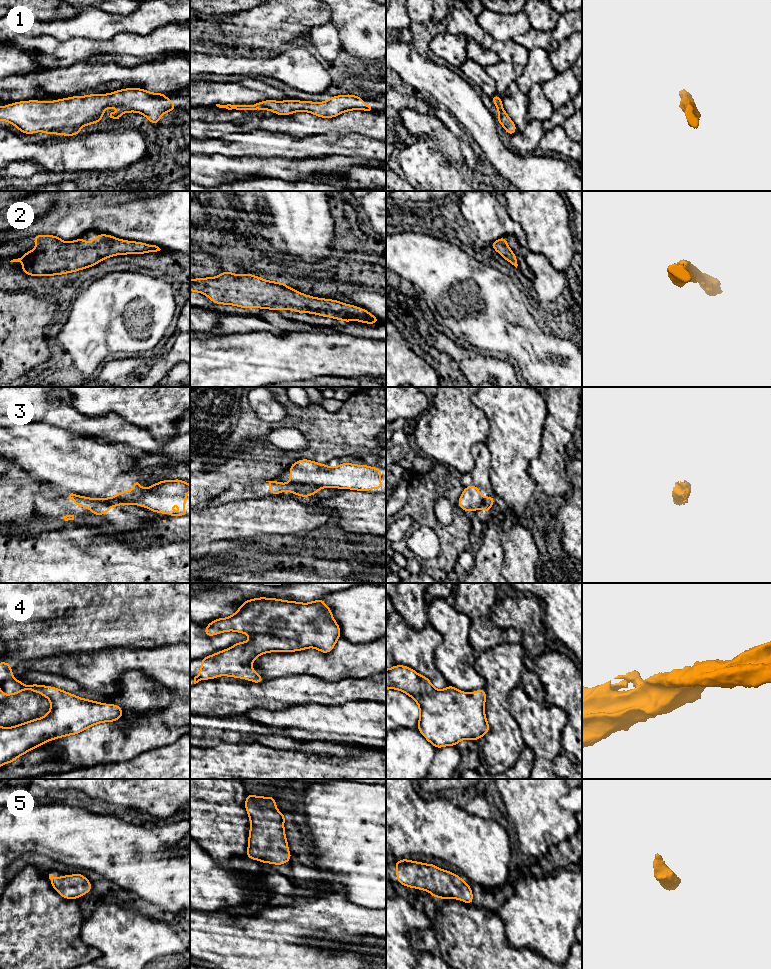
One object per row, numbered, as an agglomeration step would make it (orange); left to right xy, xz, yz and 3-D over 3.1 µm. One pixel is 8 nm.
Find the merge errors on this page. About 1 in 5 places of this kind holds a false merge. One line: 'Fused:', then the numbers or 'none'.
Fused: 3

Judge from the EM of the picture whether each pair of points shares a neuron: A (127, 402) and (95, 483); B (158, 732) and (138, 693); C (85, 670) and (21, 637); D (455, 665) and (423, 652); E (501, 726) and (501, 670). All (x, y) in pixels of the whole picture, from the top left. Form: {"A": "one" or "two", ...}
{"A": "two", "B": "two", "C": "two", "D": "two", "E": "one"}

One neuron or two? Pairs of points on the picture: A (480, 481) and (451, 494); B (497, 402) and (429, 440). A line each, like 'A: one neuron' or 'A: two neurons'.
A: two neurons
B: two neurons

